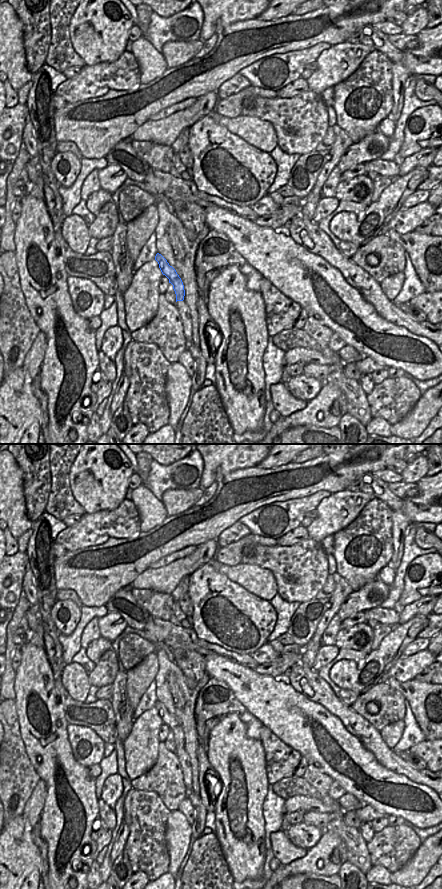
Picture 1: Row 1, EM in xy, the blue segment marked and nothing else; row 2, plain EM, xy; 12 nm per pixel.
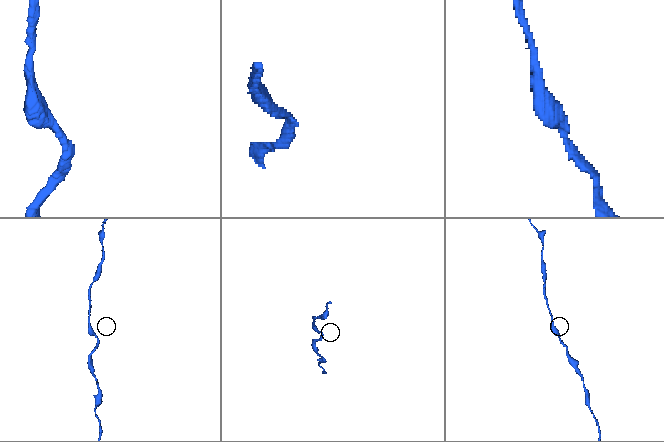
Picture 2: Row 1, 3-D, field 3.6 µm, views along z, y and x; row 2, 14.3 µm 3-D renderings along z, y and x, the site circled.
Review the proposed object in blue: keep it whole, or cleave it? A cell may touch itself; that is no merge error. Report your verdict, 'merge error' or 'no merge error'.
no merge error

